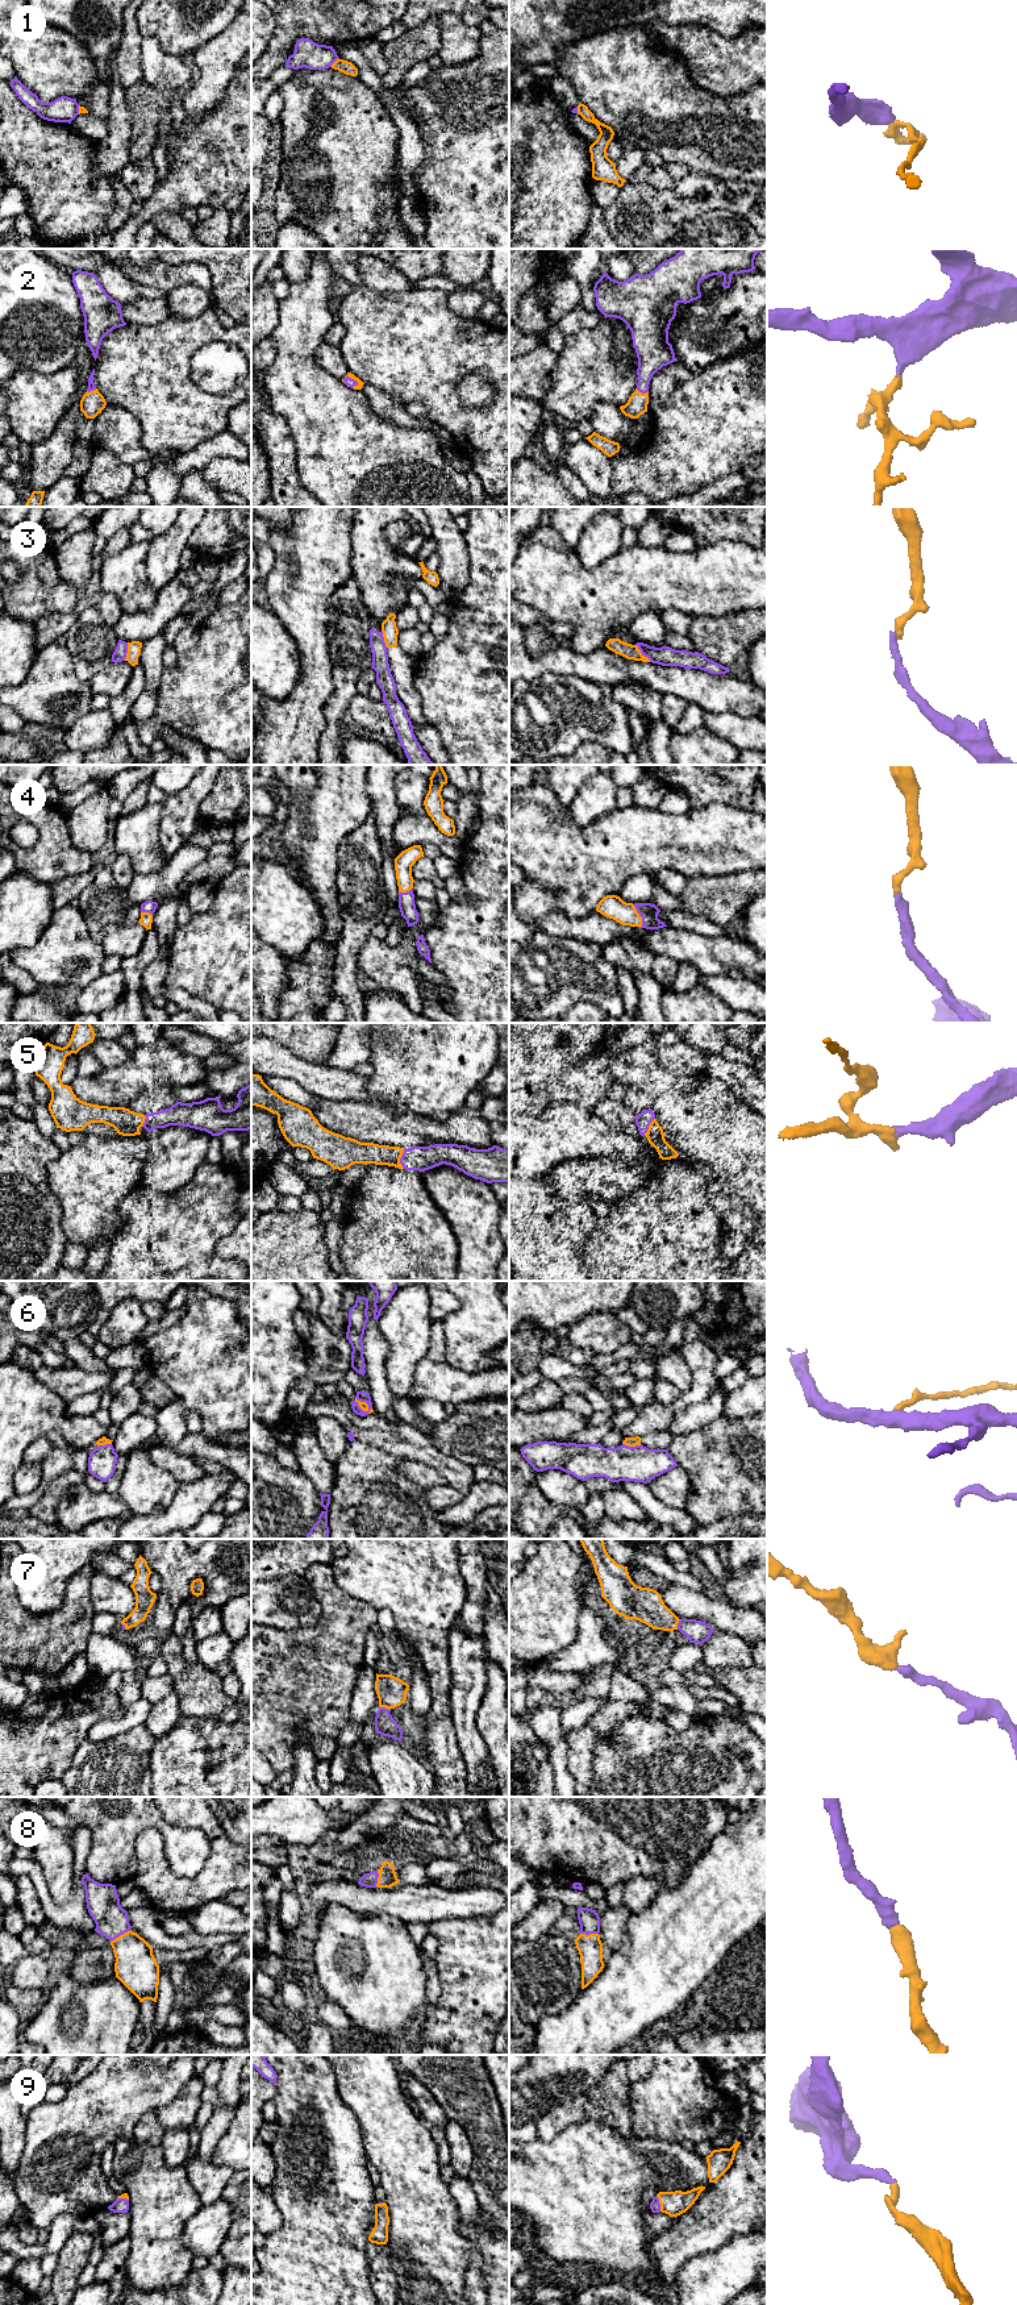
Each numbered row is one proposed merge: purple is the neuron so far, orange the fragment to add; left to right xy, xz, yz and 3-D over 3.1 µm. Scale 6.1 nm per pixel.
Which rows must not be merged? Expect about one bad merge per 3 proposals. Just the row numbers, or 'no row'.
1, 3, 6

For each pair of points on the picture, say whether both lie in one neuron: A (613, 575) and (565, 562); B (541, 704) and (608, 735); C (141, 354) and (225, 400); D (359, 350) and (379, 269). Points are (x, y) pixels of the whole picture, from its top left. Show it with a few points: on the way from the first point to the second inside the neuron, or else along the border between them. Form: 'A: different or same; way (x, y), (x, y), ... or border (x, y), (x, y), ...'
A: same; way (601, 575), (576, 574)
B: same; way (558, 710), (570, 711), (591, 729)
C: same; way (162, 375), (188, 402), (204, 402)
D: different; border (362, 283), (379, 291), (404, 292)

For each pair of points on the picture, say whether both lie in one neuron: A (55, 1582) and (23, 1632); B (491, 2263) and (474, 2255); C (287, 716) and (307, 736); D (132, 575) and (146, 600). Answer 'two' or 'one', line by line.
A: two
B: two
C: one
D: one

